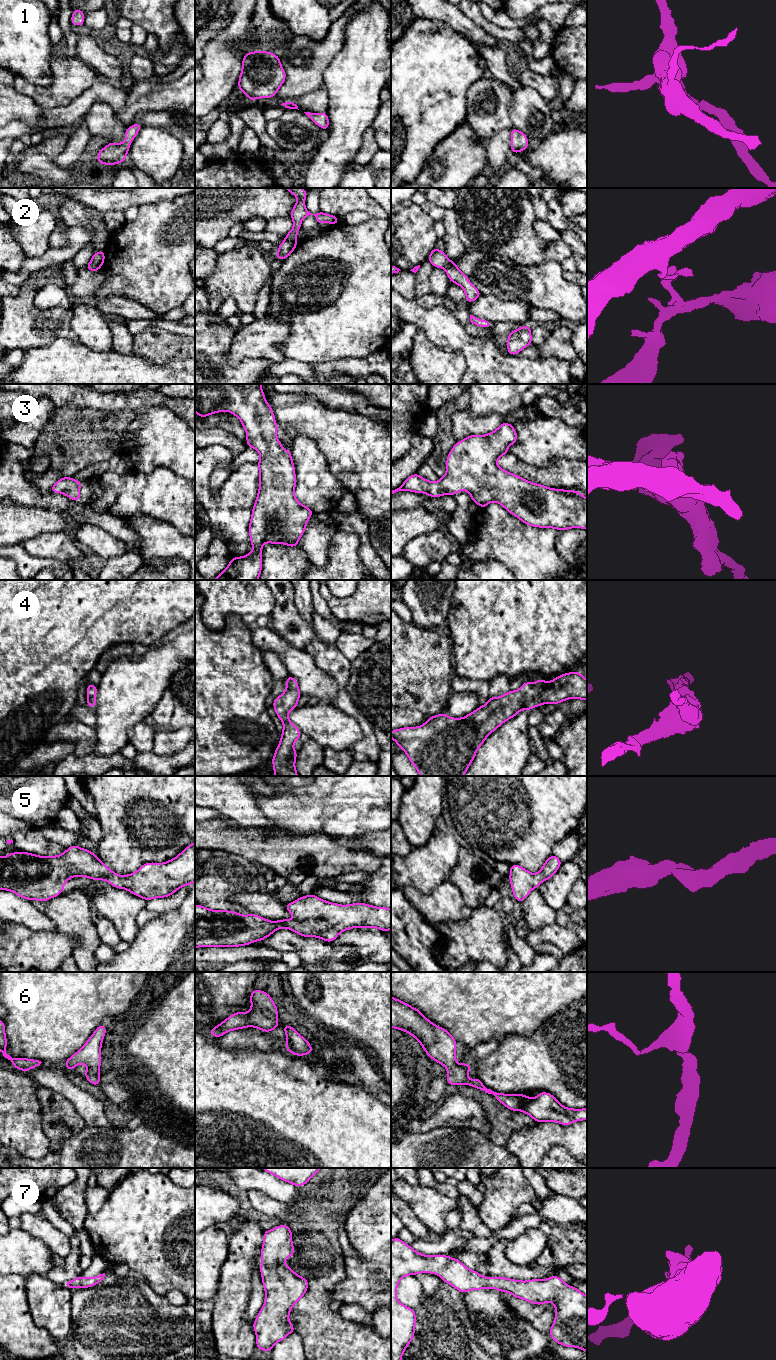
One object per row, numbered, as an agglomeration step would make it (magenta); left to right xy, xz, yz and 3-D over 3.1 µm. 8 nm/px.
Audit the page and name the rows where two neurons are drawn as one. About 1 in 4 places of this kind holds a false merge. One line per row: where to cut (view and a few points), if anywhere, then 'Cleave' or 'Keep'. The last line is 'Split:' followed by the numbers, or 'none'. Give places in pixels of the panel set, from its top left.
1: No split. Keep
2: Split along xz (285, 239), (296, 244). Cleave
3: No split. Keep
4: No split. Keep
5: No split. Keep
6: No split. Keep
7: No split. Keep
Split: 2

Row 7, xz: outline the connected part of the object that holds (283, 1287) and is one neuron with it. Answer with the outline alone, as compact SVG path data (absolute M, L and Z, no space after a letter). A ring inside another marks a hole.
M279 1225L264 1232L260 1273L266 1296L264 1305L253 1322L253 1329L256 1333L256 1347L262 1351L272 1352L277 1342L283 1341L290 1333L296 1331L288 1316L292 1307L305 1295L309 1283L307 1279L296 1274L283 1263L285 1259L294 1254L295 1249L292 1243L290 1226Z

